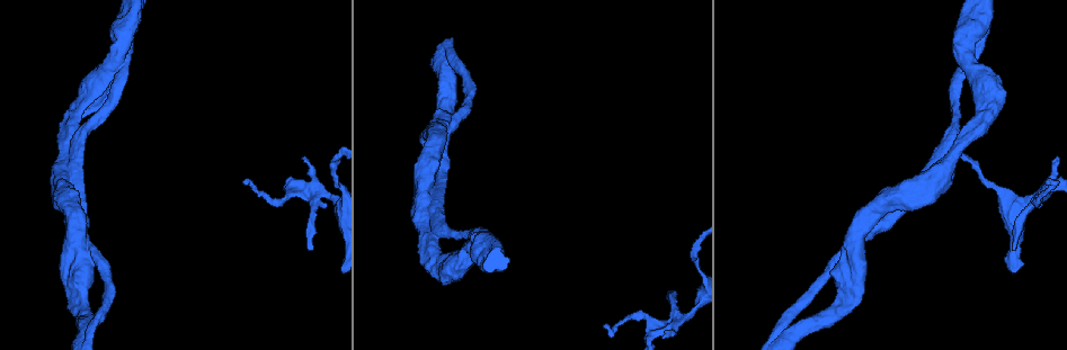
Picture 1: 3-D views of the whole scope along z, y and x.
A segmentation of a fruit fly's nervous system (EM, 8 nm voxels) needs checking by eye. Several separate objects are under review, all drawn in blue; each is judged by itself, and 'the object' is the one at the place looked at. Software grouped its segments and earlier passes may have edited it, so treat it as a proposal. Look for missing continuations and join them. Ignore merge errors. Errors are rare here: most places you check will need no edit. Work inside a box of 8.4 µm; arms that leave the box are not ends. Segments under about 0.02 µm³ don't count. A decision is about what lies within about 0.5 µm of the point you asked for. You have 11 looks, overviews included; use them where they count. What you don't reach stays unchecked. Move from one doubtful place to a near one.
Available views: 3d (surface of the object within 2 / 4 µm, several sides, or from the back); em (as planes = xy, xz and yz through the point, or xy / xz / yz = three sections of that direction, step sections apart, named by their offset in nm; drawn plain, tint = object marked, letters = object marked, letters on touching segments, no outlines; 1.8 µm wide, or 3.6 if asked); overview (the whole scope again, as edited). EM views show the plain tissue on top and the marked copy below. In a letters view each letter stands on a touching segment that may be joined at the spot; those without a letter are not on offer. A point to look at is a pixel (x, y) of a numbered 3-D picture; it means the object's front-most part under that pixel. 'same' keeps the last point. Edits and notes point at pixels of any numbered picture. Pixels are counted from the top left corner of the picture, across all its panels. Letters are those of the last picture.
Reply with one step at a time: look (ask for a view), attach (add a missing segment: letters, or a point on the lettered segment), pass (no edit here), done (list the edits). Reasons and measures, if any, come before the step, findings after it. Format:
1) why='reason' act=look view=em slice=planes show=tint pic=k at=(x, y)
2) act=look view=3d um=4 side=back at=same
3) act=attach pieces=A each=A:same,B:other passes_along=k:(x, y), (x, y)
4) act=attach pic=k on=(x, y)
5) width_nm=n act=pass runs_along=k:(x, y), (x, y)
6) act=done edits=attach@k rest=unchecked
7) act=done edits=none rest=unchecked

why='tapers out' act=look view=em slice=xy step=16 show=letters pic=1 at=(311, 248)

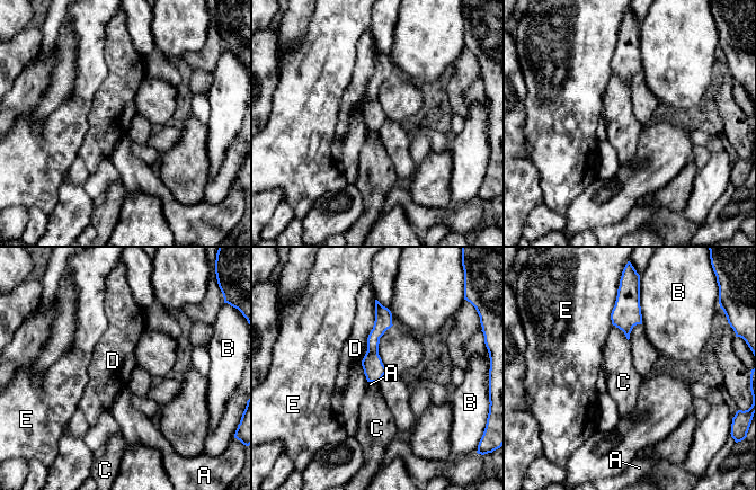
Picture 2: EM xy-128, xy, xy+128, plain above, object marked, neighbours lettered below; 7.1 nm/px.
act=look view=em slice=xz step=4 show=letters at=same

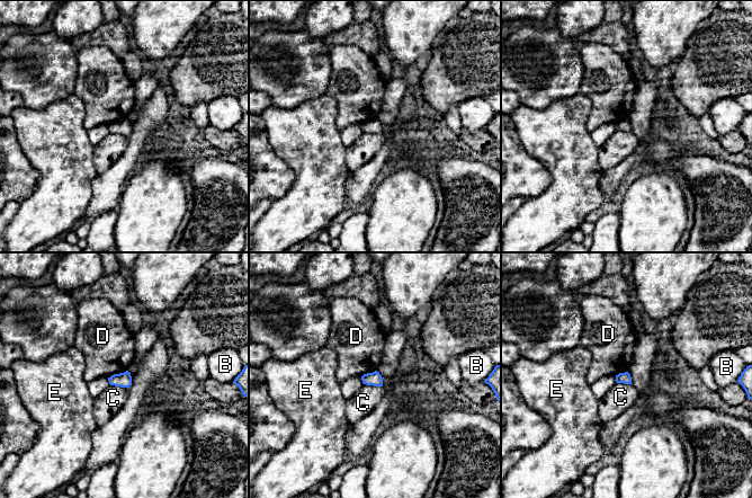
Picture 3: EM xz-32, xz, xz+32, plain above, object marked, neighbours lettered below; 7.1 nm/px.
act=pass each=B:other,C:other,D:other,E:other border=3:(364, 383), (382, 387) found='no lettered segment goes on from it'

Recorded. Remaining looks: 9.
why='arms part here' act=look view=3d um=4 pic=1 at=(112, 66)

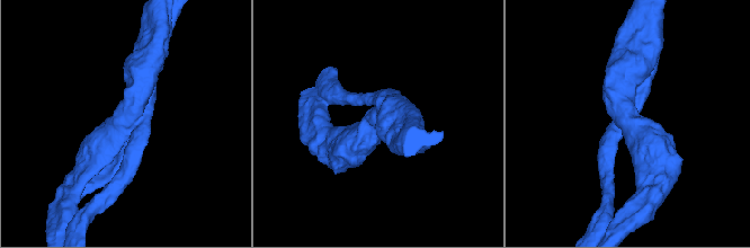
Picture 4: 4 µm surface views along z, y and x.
why='shape alone is not enough' act=look view=em slice=planes show=tint pic=4 at=(126, 119)

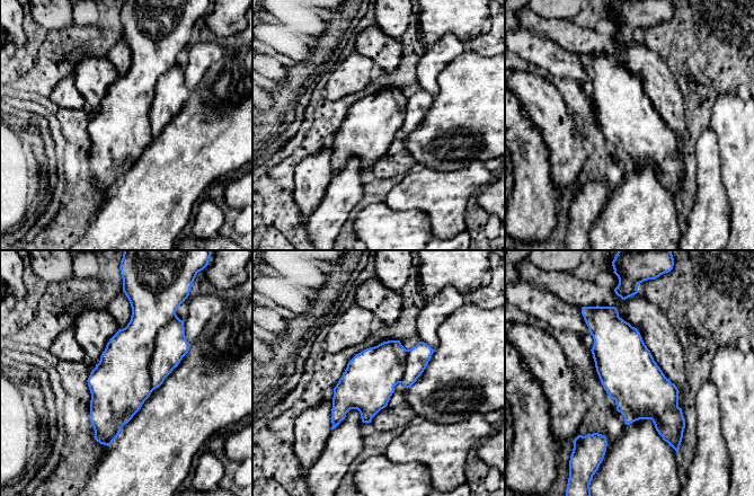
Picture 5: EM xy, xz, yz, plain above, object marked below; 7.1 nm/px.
act=look view=em slice=planes show=letters at=same

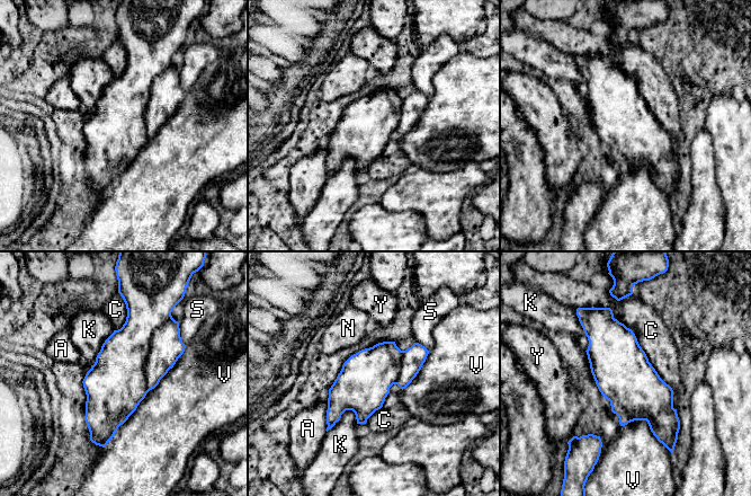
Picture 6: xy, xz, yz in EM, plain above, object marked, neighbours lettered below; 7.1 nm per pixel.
act=pass each=A:other,C:other,K:other,N:other,S:other,V:other,Y:other border=6:(355, 413), (346, 410), (327, 432) found='no lettered segment goes on from it'

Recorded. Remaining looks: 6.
why='abrupt turn' act=look view=em slice=planes show=letters pic=1 at=(71, 211)

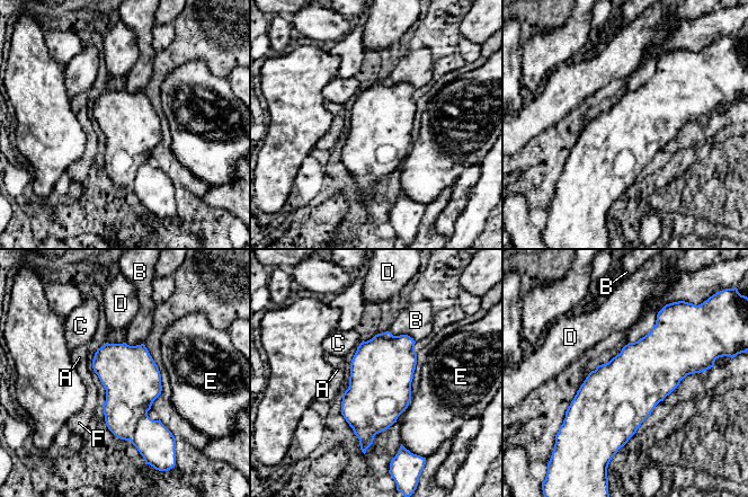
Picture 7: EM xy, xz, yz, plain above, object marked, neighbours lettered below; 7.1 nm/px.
act=pass each=A:other,B:other,C:other,D:other,E:other,F:other border=7:(389, 331), (409, 335), (416, 342) found='no lettered segment goes on from it'

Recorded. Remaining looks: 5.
why='small branch off a trunk' act=look view=em um=3.6 slice=planes show=tint pic=1 at=(434, 226)

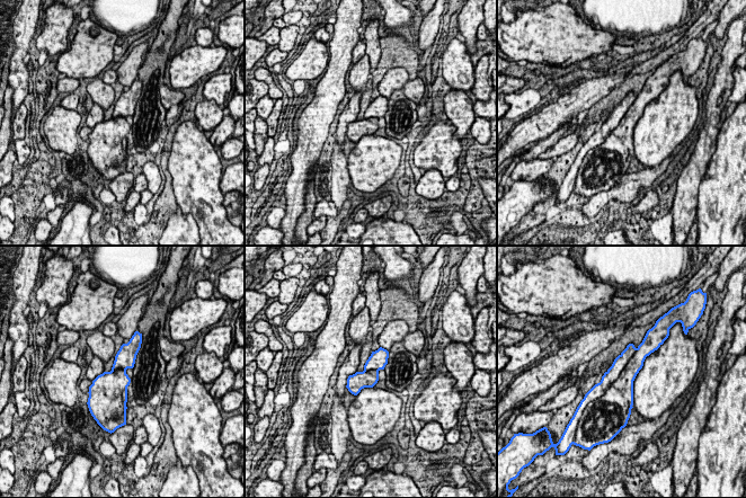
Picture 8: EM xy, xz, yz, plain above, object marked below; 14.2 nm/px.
act=look view=em um=3.6 slice=planes show=letters at=same

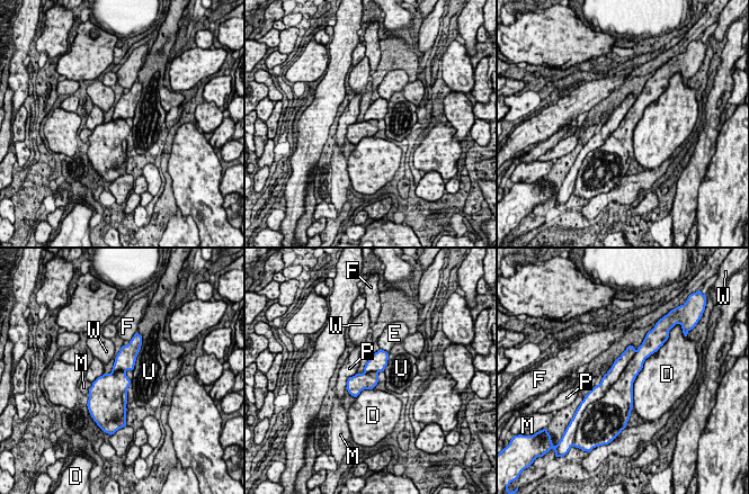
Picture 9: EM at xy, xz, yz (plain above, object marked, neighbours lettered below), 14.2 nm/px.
act=pass each=D:other,E:other,F:other,M:other,P:other,U:other,W:other border=9:(142, 343), (132, 369) found='none of them fits'

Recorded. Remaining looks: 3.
act=done edits=none rest=unchecked

